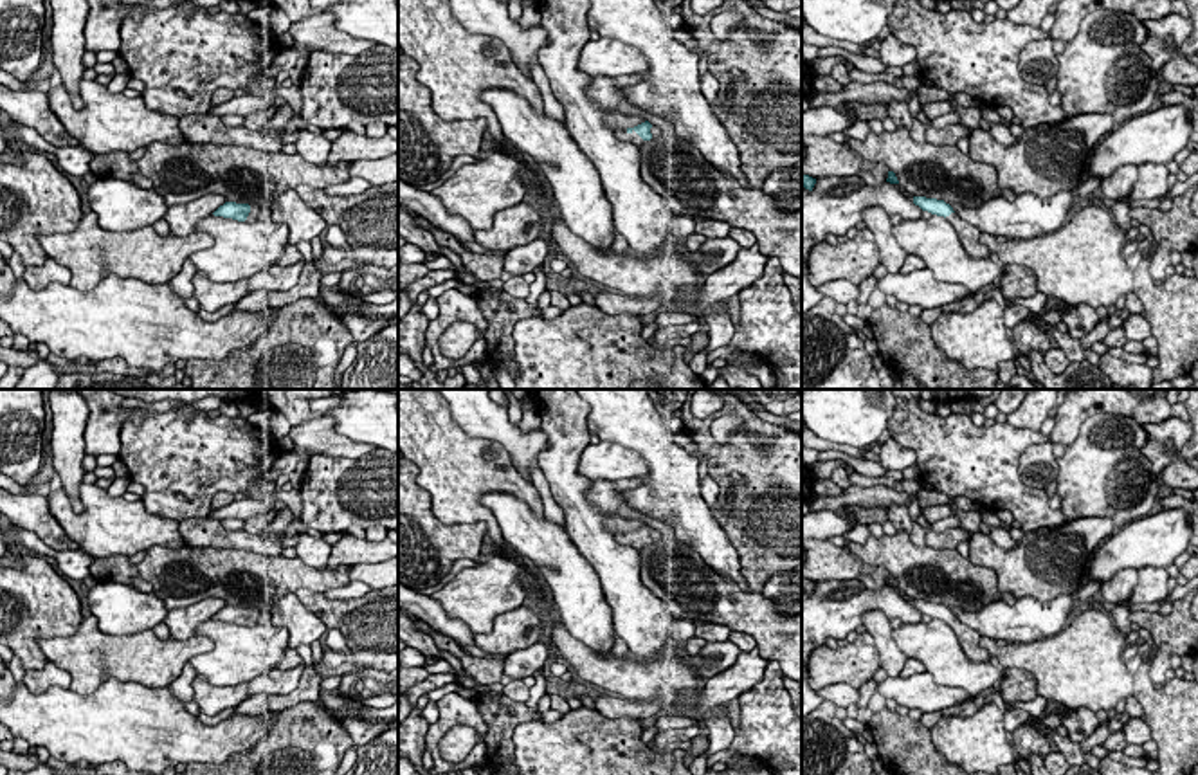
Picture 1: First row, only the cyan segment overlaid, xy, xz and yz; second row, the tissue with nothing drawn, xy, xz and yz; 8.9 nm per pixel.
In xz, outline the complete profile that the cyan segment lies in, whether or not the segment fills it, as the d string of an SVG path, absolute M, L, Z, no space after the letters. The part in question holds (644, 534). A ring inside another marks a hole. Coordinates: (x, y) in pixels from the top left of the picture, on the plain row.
M645 524L634 532L614 535L614 539L620 544L632 546L640 553L645 544L652 542L650 532L652 532L652 528L649 524Z

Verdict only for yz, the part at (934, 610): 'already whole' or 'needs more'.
needs more

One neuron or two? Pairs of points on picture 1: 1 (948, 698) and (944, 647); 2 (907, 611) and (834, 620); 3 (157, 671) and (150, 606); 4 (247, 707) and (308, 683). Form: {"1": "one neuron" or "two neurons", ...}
{"1": "two neurons", "2": "one neuron", "3": "two neurons", "4": "one neuron"}

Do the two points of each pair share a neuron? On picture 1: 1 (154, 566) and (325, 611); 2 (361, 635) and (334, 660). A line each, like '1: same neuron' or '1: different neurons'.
1: different neurons
2: same neuron

